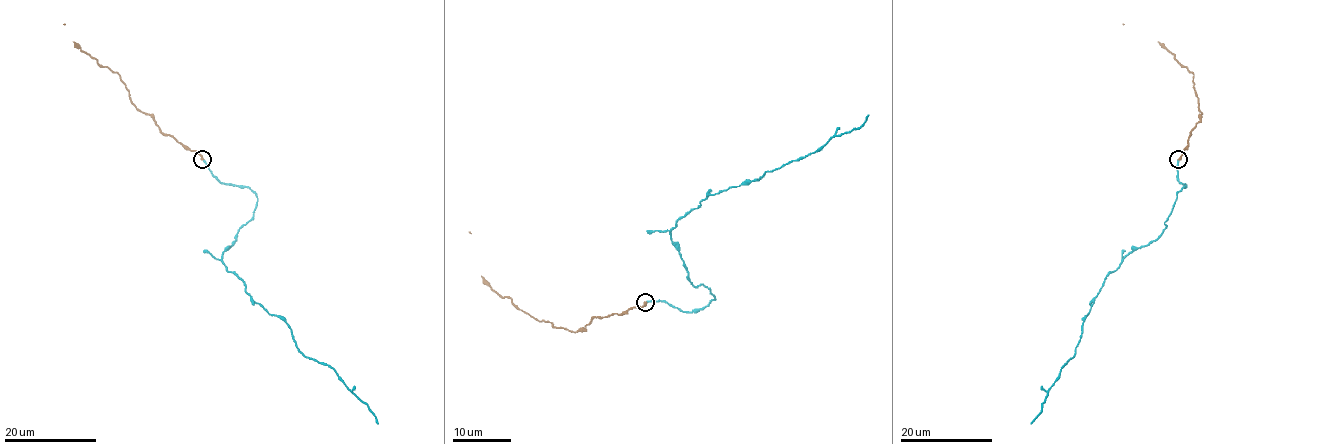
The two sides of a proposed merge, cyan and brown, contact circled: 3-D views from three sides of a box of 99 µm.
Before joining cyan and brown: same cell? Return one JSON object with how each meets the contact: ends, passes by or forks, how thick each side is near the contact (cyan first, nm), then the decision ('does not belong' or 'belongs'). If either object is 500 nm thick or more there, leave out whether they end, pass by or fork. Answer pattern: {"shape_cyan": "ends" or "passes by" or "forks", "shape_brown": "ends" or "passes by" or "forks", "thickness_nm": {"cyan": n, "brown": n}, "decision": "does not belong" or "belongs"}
{"shape_cyan": "ends", "shape_brown": "ends", "thickness_nm": {"cyan": 190, "brown": 320}, "decision": "belongs"}

